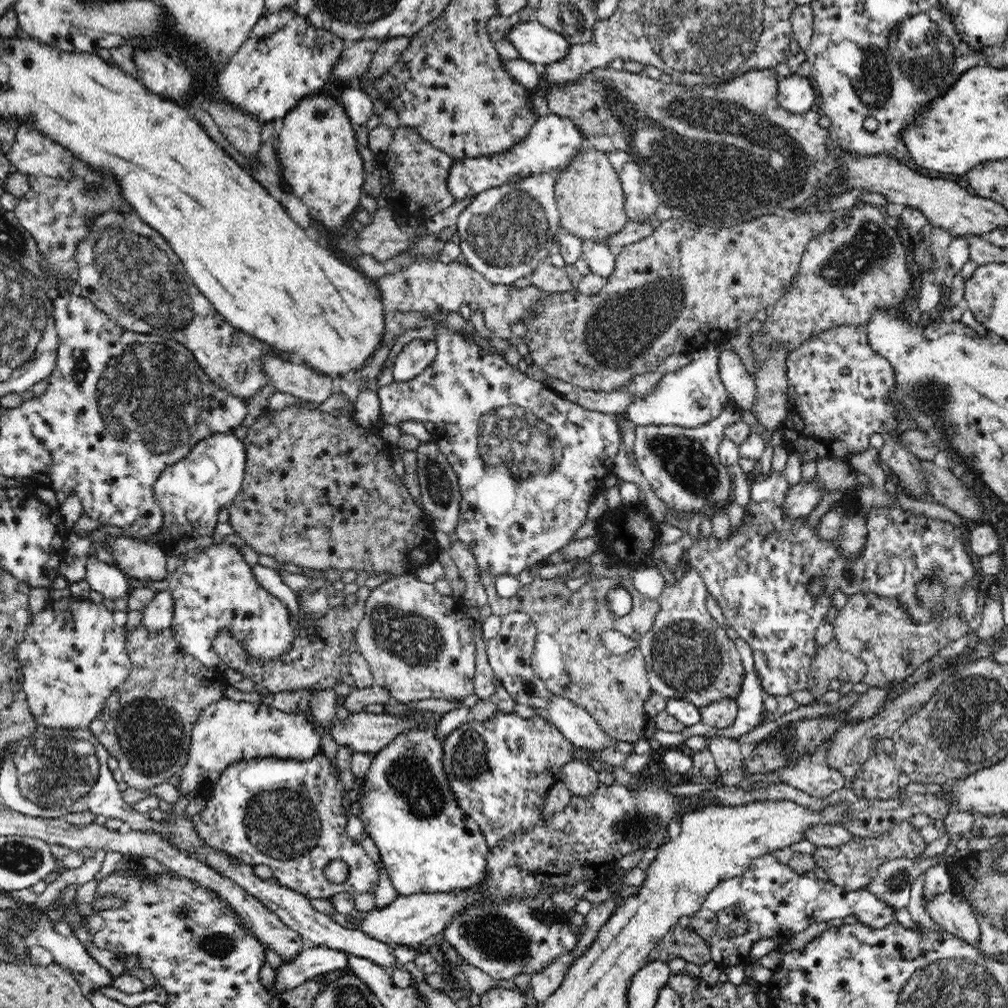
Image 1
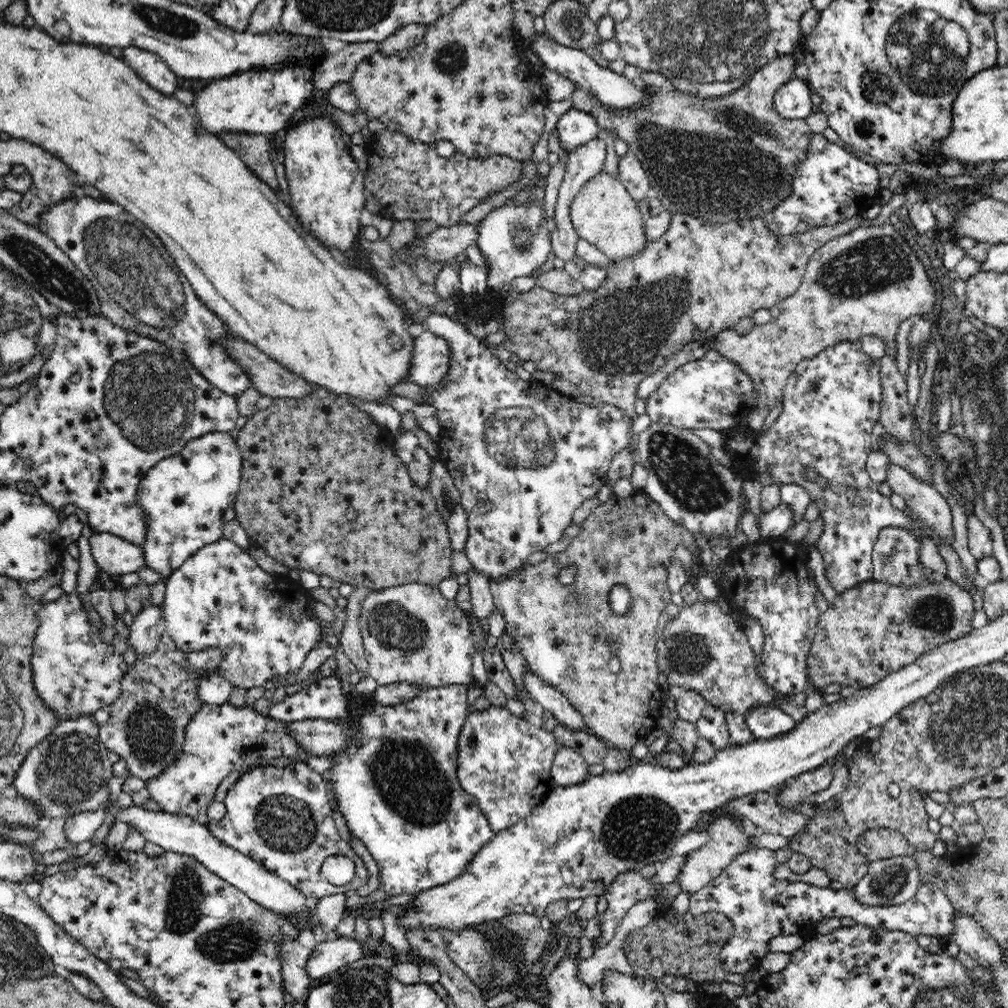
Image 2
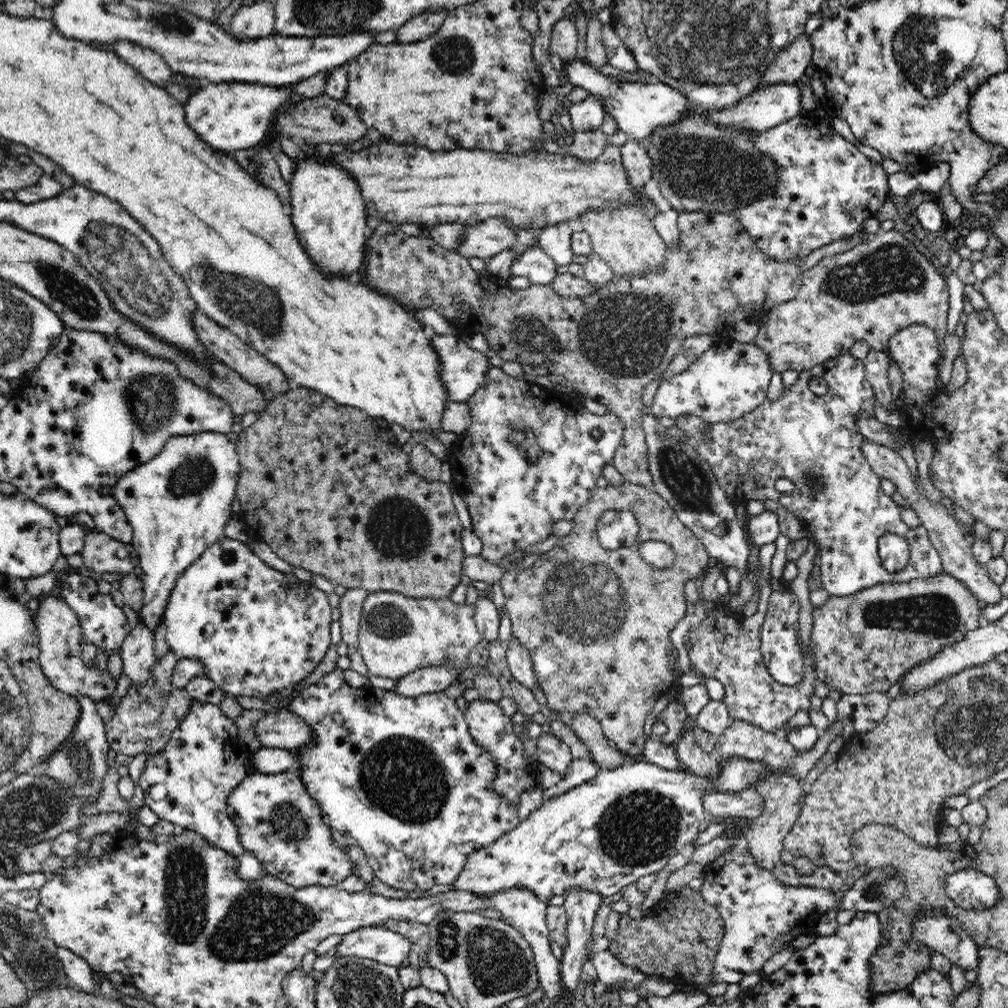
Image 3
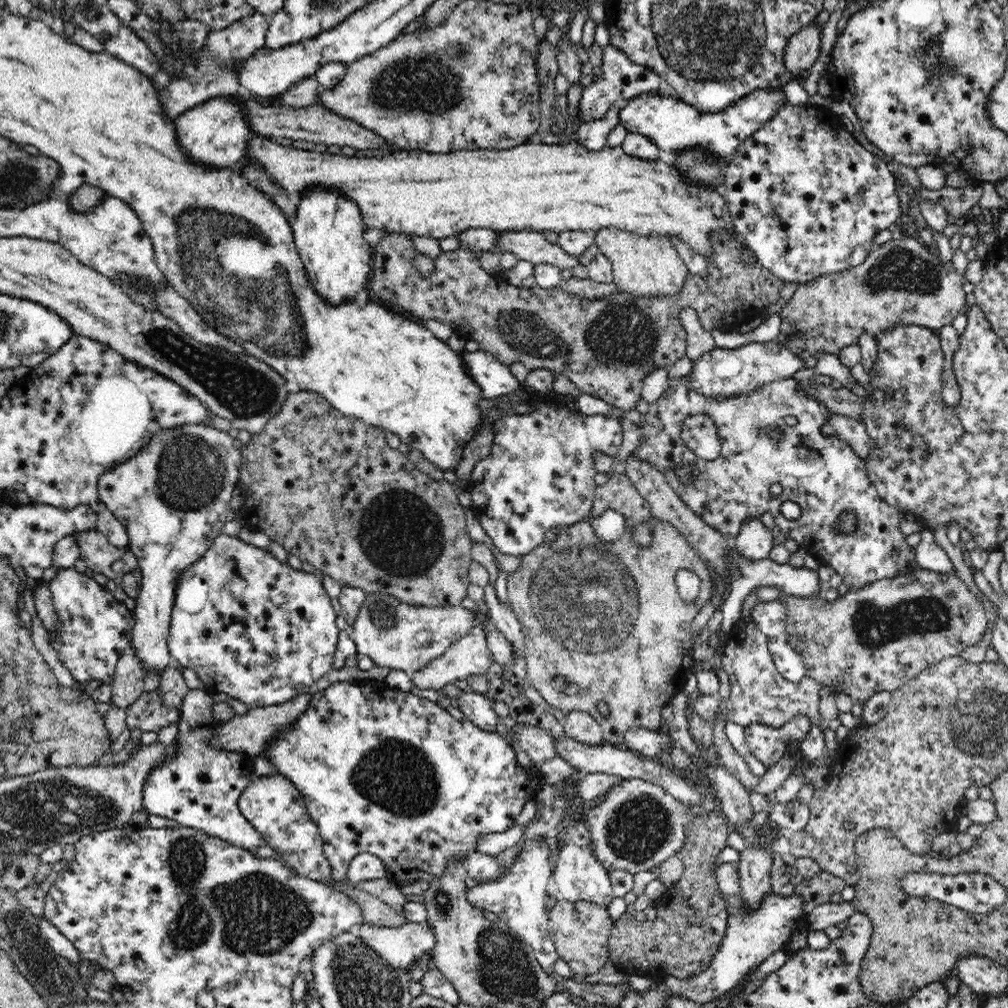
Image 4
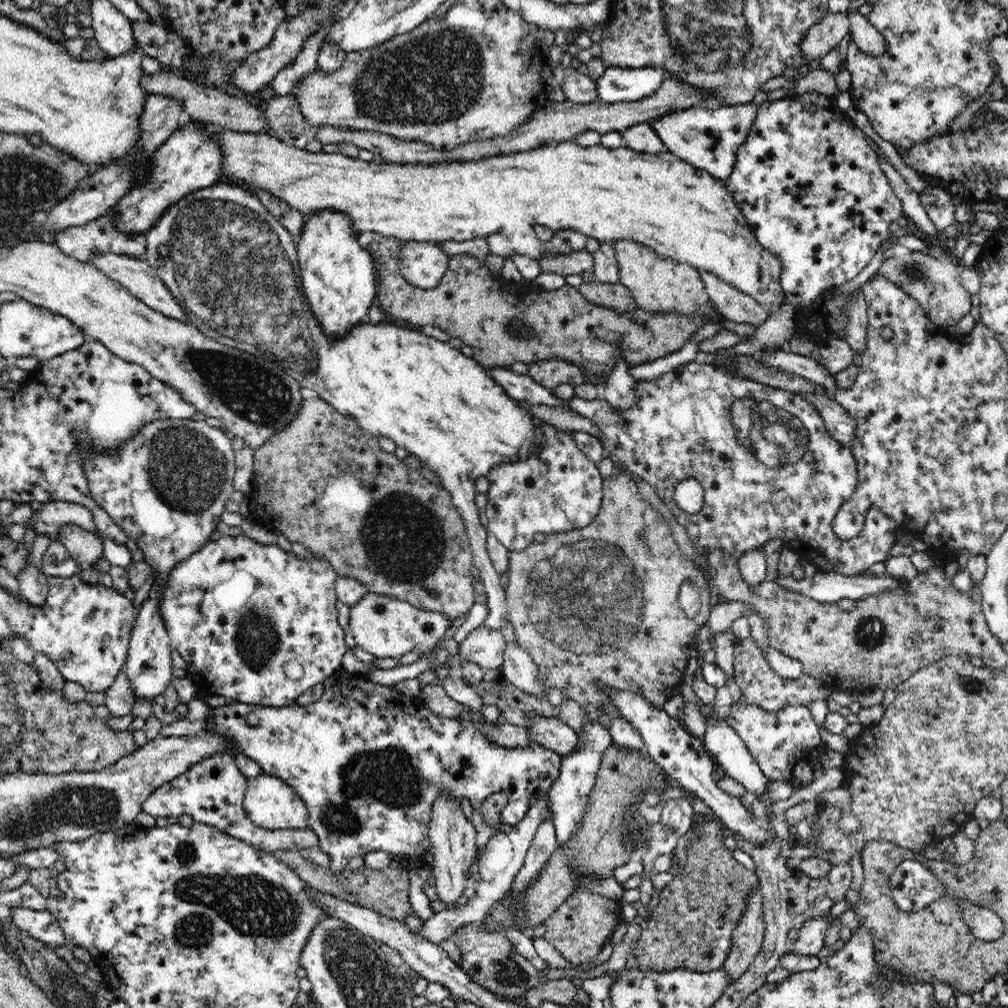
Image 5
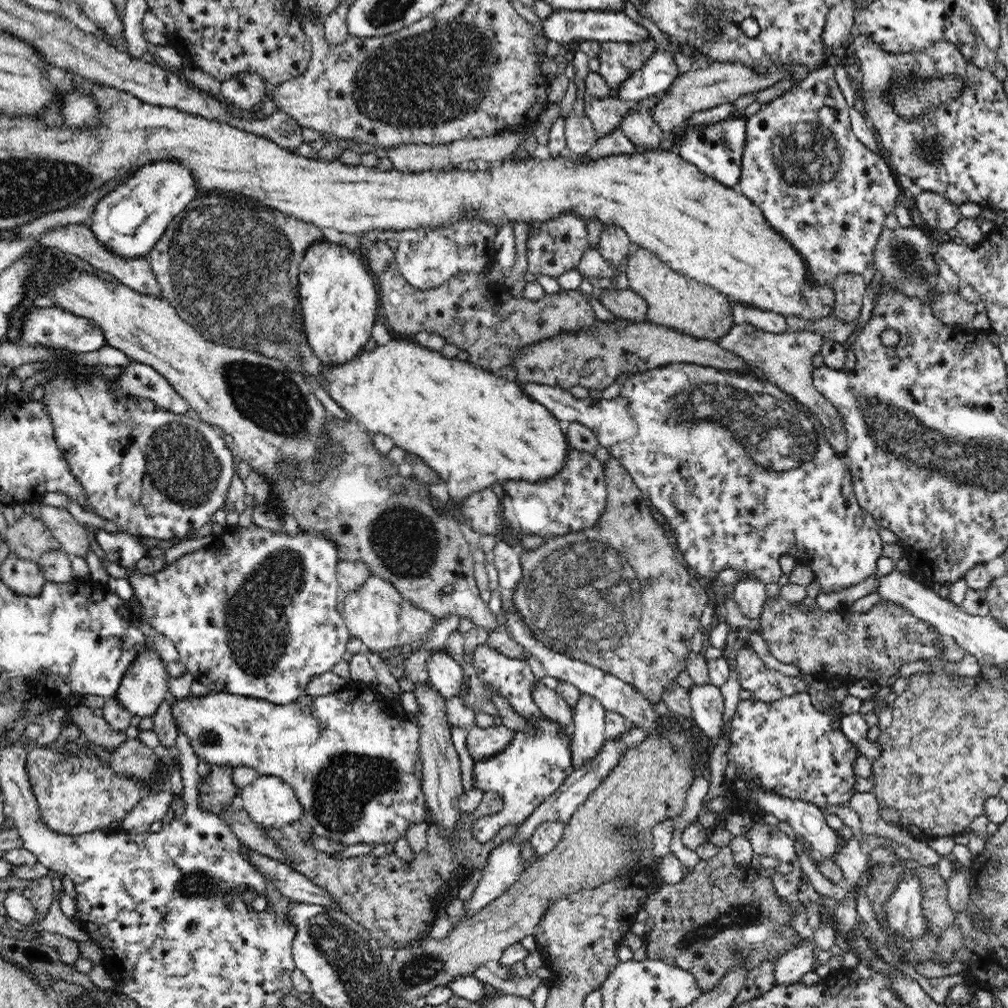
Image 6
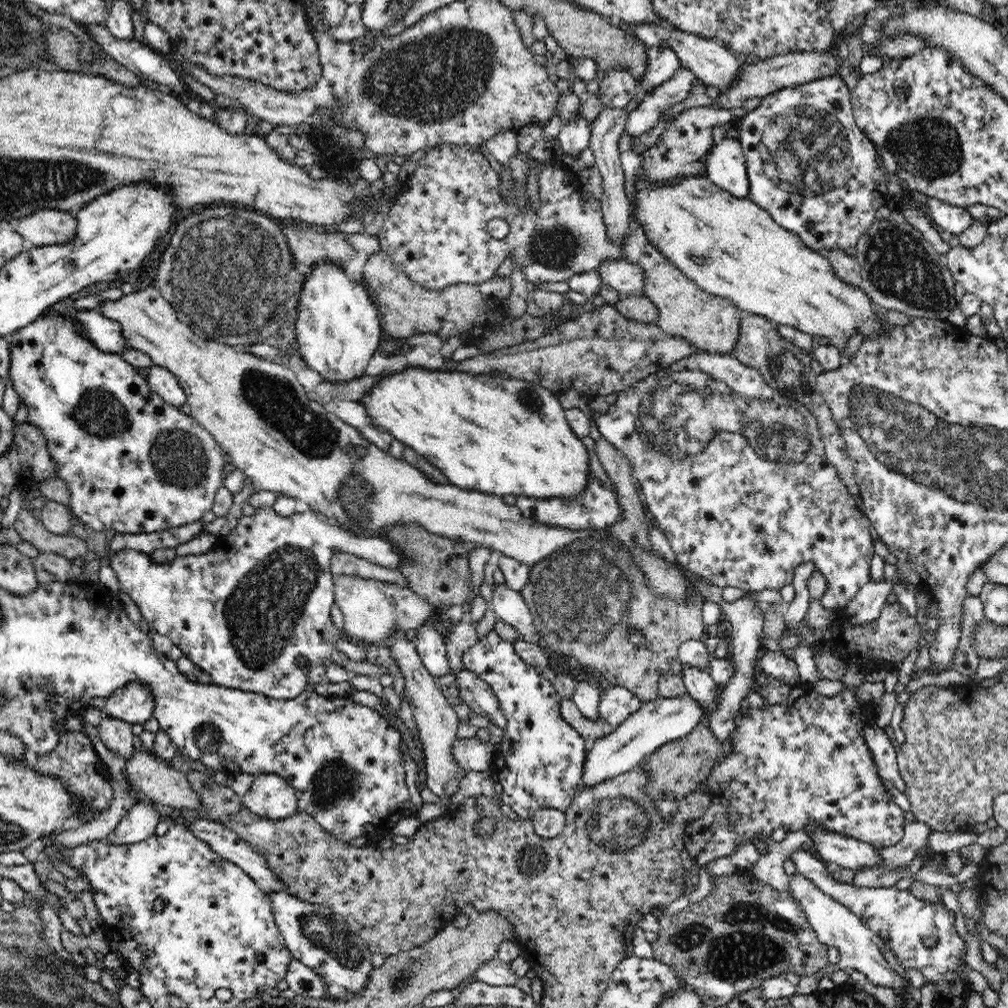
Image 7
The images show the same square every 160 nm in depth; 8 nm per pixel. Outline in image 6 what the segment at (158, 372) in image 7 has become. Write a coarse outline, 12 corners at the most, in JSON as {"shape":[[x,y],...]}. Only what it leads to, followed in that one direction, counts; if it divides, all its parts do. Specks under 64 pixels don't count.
{"shape":[[129,362],[115,378],[128,396],[185,415],[187,401],[167,378],[144,363]]}

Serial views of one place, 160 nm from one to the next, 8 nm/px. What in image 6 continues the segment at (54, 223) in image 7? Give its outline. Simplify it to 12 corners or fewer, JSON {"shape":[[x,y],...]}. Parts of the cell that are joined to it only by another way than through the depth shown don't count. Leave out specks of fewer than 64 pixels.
{"shape":[[89,224],[44,232],[37,247],[75,254],[138,294],[164,298],[146,257],[122,258]]}

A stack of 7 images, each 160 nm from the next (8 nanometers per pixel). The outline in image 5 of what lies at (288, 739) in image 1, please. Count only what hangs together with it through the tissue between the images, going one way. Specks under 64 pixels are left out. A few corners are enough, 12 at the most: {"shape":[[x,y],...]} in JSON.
{"shape":[[208,756],[141,810],[188,814],[267,853],[319,846],[310,828],[268,830],[243,809],[234,756]]}

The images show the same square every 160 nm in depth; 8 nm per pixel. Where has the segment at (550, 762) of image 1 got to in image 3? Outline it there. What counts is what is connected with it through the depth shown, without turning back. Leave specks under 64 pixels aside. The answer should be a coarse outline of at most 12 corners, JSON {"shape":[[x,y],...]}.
{"shape":[[479,698],[464,716],[471,737],[498,762],[496,791],[517,809],[537,786],[511,716]]}

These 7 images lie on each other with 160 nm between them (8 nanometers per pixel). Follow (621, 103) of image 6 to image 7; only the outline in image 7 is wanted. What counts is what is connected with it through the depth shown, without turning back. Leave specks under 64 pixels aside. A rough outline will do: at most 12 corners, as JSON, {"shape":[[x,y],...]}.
{"shape":[[604,108],[590,125],[608,237],[628,230],[630,200],[619,157],[628,112]]}

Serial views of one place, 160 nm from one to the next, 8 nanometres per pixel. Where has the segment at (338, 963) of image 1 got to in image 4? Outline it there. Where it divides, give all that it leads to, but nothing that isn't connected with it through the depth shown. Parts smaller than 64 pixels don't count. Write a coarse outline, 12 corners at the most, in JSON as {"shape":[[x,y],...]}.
{"shape":[[429,922],[362,923],[359,937],[393,968],[409,970],[435,945]]}

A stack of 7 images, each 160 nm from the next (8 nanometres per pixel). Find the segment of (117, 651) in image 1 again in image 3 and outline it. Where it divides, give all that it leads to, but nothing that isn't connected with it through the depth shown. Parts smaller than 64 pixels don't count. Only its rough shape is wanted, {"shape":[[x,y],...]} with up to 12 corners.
{"shape":[[60,597],[34,616],[54,687],[108,702],[117,680],[82,658],[80,621]]}

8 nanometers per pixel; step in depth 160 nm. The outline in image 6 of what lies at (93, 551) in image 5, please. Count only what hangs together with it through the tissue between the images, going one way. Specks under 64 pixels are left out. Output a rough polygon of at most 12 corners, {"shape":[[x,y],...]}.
{"shape":[[41,505],[61,551],[72,558],[89,554],[87,528],[64,507]]}

